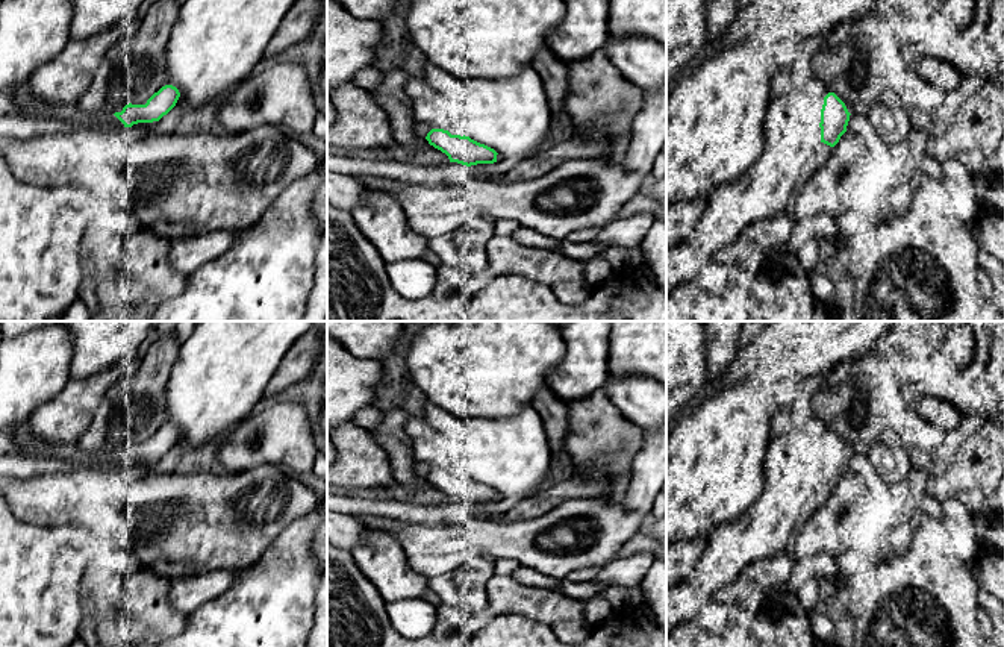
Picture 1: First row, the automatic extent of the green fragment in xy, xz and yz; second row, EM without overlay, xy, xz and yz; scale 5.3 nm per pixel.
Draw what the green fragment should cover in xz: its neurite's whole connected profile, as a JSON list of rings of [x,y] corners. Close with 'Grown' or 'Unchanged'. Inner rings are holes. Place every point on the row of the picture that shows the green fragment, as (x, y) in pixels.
[[[432,129],[426,139],[430,145],[445,153],[450,162],[457,162],[466,167],[497,162],[498,153],[494,148],[465,135],[451,135],[444,129]]]. Unchanged

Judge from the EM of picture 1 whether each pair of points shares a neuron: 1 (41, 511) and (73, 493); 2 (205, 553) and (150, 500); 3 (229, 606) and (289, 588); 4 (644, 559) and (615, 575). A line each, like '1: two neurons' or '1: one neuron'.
1: one neuron
2: one neuron
3: one neuron
4: one neuron

